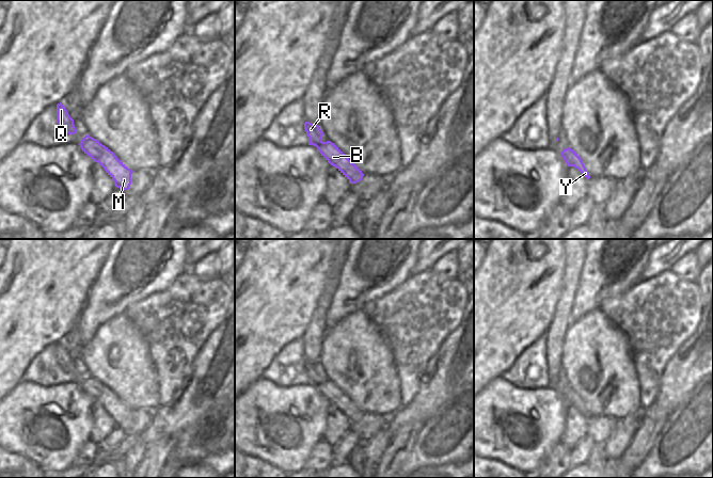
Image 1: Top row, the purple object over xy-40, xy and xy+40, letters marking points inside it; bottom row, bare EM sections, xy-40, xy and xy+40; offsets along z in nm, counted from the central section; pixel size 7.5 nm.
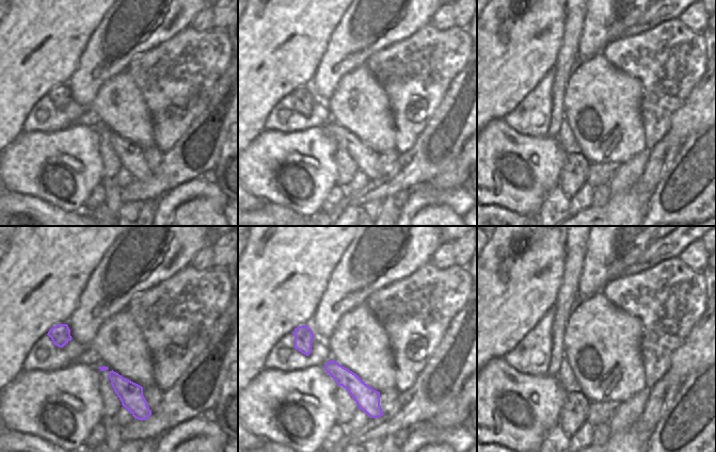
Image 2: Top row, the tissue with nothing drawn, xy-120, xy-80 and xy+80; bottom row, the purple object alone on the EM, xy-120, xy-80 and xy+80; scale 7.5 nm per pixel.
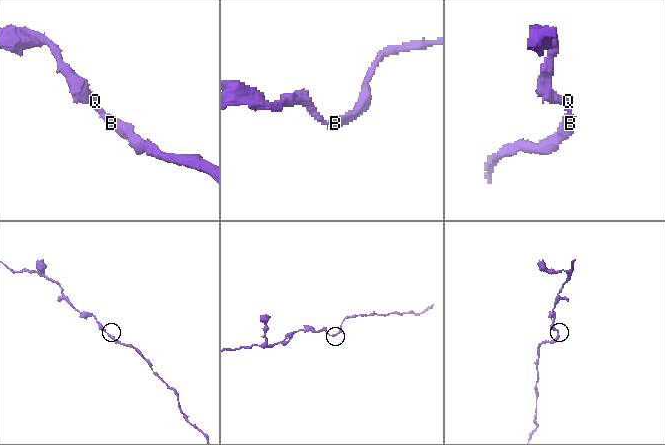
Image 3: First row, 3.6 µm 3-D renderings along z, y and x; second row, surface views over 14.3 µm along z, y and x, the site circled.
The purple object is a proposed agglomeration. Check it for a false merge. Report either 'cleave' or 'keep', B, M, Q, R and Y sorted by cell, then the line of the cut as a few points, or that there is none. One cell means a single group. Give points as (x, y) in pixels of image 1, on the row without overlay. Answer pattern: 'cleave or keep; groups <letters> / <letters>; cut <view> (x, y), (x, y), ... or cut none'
keep; groups B M Q R Y; cut none

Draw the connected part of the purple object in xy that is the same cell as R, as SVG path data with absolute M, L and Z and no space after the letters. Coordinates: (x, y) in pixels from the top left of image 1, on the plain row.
M310 361L304 362L306 375L310 378L308 384L318 387L321 395L333 405L335 405L351 423L362 419L362 410L331 380L321 379L323 371L320 366Z

